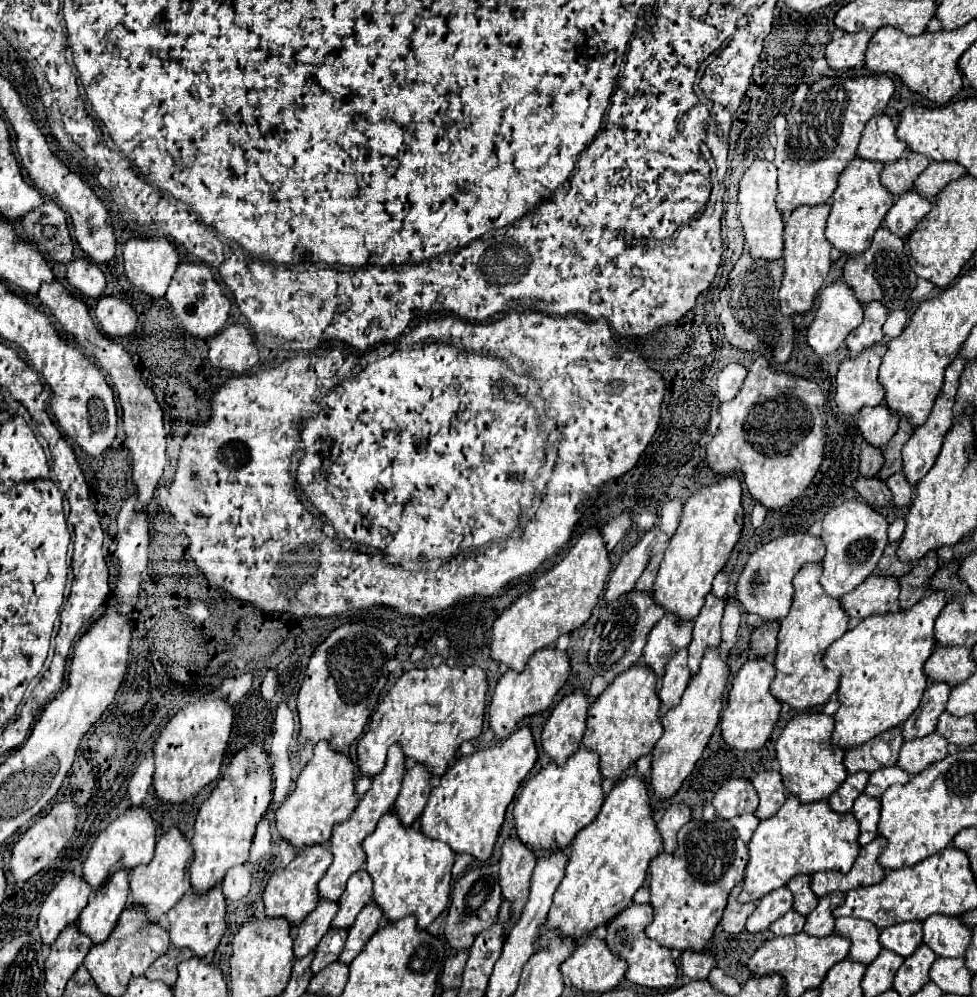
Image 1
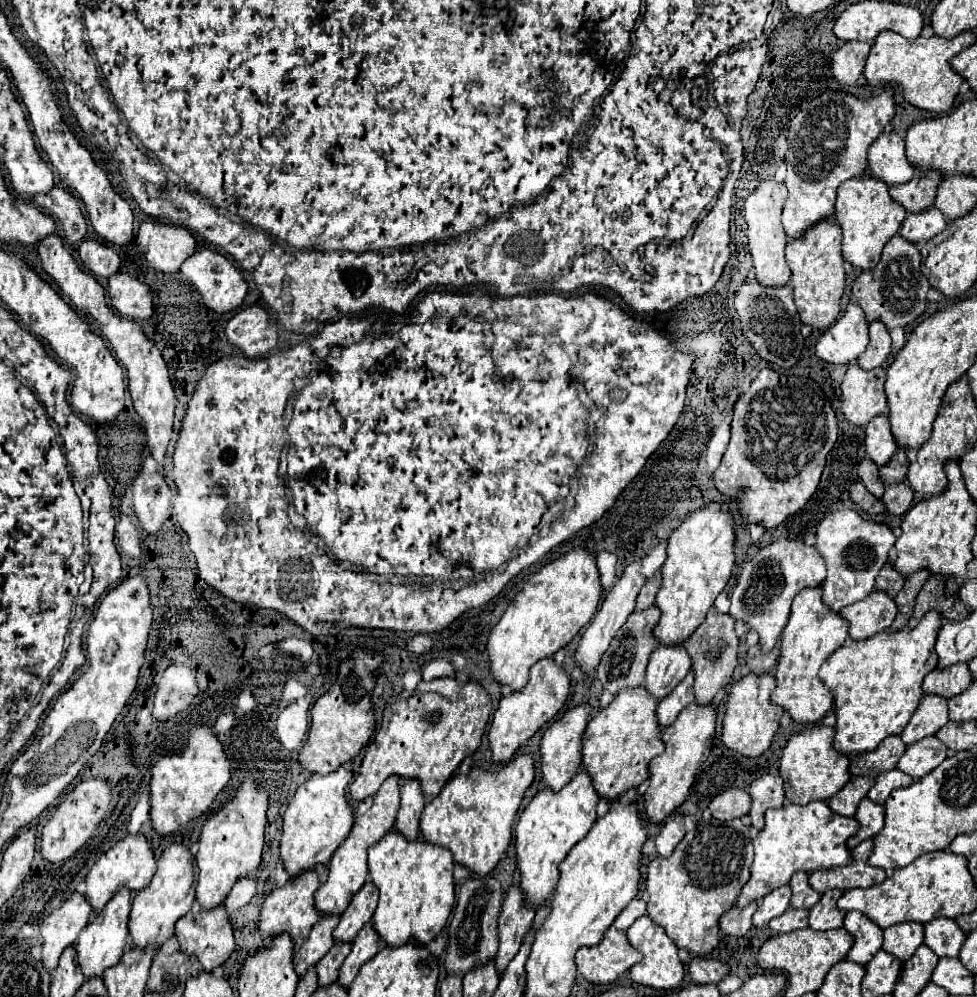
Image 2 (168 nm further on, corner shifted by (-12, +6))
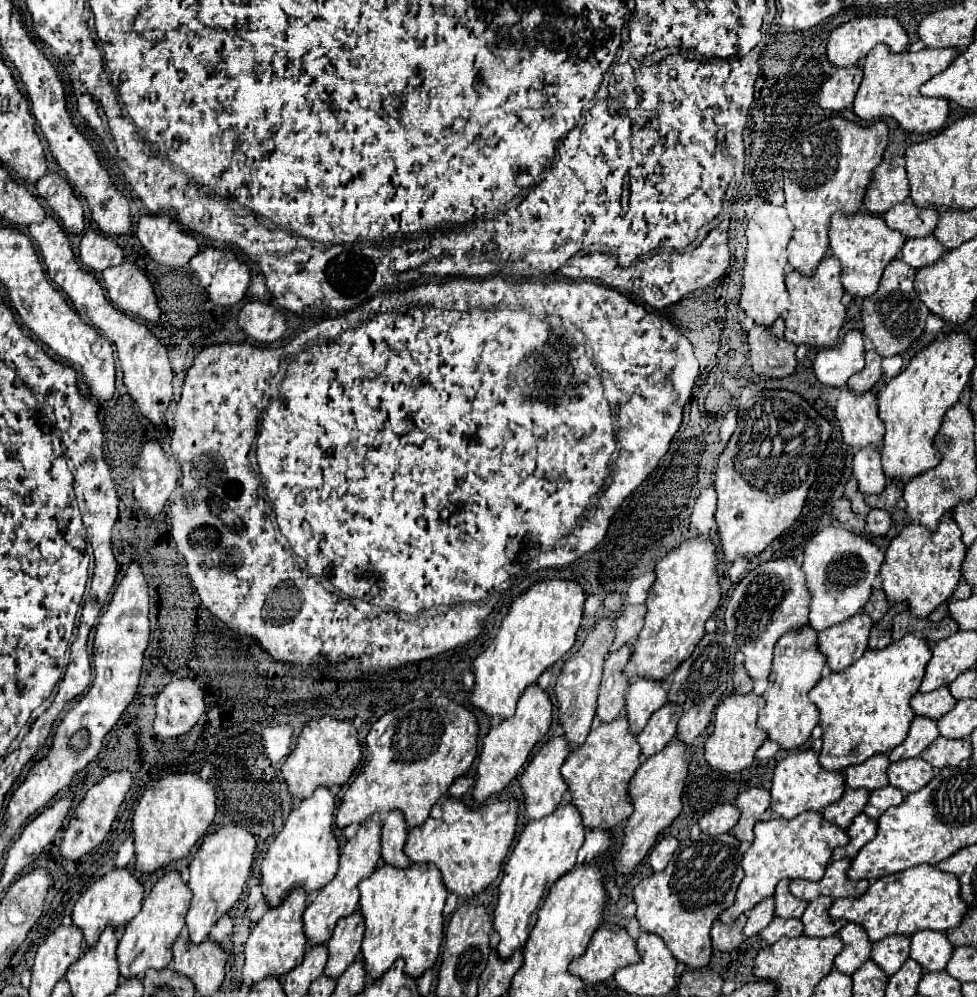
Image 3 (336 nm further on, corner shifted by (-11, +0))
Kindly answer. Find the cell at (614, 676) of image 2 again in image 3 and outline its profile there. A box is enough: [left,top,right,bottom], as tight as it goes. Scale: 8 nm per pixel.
[596,646,630,722]

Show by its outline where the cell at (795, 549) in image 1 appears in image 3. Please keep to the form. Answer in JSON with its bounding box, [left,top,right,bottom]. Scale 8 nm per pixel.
[724,558,810,680]

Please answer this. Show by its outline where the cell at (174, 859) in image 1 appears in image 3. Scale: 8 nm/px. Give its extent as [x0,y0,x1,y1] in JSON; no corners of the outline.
[116,872,192,980]

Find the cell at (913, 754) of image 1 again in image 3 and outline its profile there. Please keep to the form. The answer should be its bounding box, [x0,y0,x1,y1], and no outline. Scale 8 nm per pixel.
[888,758,934,792]

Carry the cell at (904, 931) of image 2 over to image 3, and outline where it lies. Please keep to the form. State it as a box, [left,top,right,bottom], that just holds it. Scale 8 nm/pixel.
[870,936,910,976]

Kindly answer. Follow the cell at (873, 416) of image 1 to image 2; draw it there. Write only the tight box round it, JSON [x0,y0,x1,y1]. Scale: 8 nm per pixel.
[865,416,897,466]

